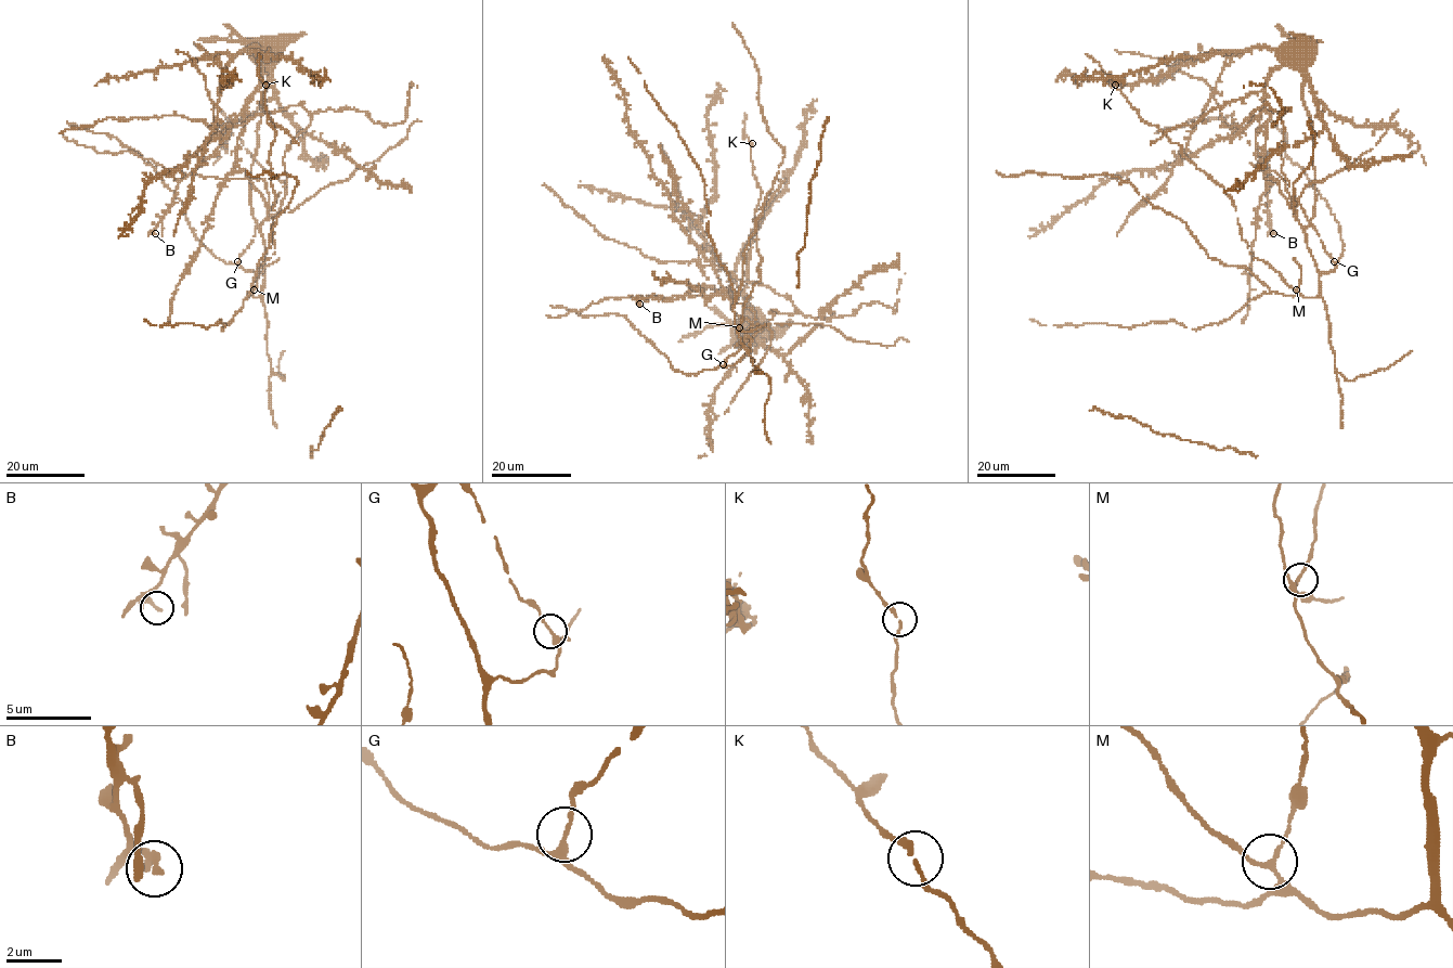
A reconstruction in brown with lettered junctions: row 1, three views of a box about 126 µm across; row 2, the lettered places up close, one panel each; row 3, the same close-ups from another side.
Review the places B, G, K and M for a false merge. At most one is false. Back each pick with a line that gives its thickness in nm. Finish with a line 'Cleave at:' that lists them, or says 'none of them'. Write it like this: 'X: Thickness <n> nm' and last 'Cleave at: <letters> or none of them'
Cleave at: none of them

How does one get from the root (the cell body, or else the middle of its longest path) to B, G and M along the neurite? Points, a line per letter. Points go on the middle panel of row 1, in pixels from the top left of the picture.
B: (746, 317), (748, 300), (744, 296), (708, 286), (698, 286), (674, 300), (643, 298), (639, 304)
G: (746, 317), (753, 334), (735, 346), (746, 335), (751, 339), (750, 349), (733, 365), (723, 365)
M: (746, 317), (753, 334), (735, 346), (746, 335), (751, 339), (749, 350), (740, 340), (739, 327)

